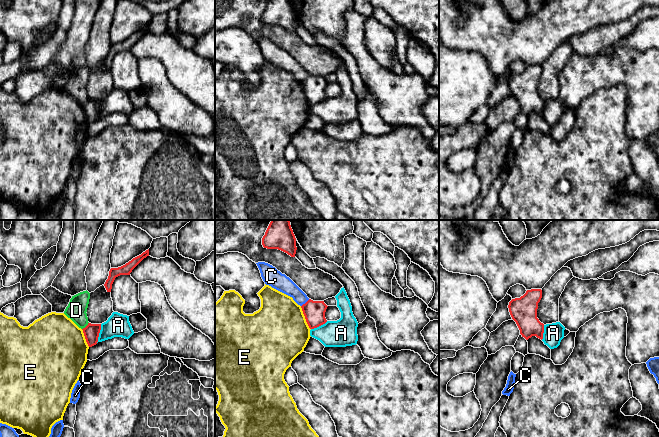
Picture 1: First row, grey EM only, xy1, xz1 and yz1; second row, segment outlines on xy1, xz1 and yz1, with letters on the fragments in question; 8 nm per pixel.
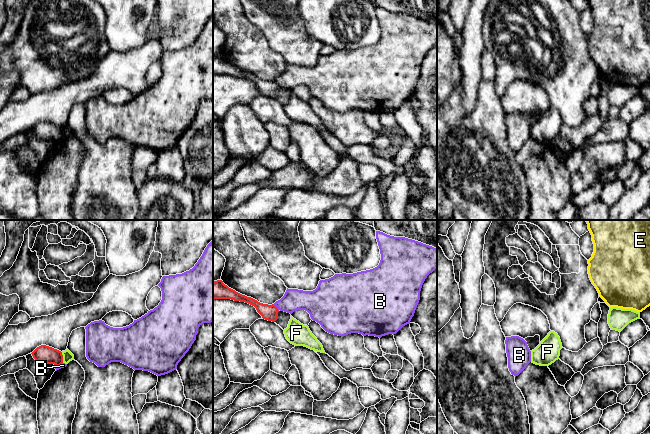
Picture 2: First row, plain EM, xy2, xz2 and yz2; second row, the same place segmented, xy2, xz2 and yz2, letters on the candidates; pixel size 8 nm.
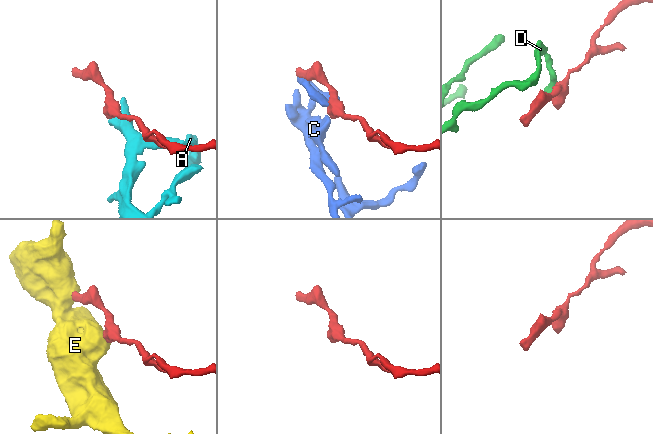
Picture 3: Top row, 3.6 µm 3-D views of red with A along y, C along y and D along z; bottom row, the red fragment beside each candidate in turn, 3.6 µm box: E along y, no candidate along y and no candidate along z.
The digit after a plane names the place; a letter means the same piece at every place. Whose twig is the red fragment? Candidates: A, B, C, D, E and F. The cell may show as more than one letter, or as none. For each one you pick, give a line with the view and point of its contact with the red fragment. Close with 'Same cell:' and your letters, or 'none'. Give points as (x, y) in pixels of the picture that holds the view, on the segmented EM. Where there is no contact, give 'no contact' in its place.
F: meets red in xy2 at (62, 357)
Same cell: F

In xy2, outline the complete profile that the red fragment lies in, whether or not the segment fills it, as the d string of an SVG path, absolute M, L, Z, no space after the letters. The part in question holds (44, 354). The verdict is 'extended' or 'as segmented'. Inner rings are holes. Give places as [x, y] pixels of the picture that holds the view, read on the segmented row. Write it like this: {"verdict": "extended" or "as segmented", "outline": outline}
{"verdict": "extended", "outline": "M46 345L37 347L31 354L39 363L54 364L58 367L63 363L68 364L74 360L74 355L68 349L61 352Z"}

